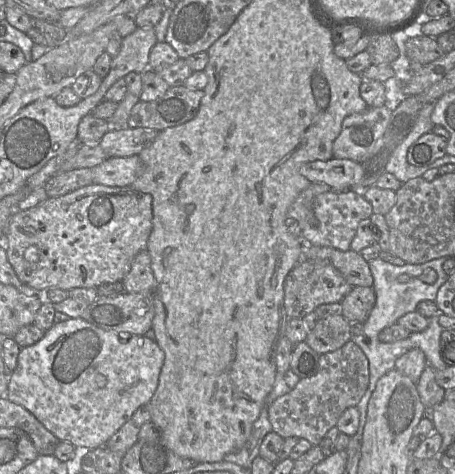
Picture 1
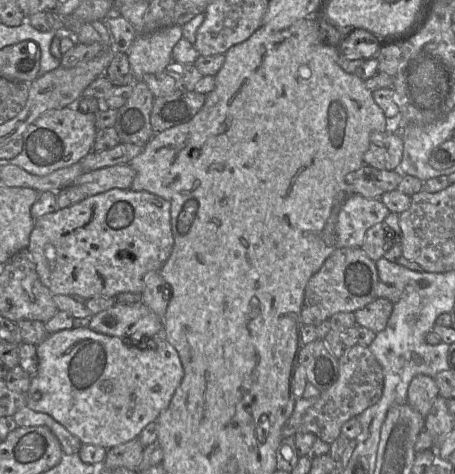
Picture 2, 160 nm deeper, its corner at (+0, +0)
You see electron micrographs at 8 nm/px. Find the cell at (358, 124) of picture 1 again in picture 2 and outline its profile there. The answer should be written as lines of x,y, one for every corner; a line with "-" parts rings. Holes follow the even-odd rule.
374,131
370,135
368,150
363,156
366,165
382,169
398,170
403,155
403,139
390,131

